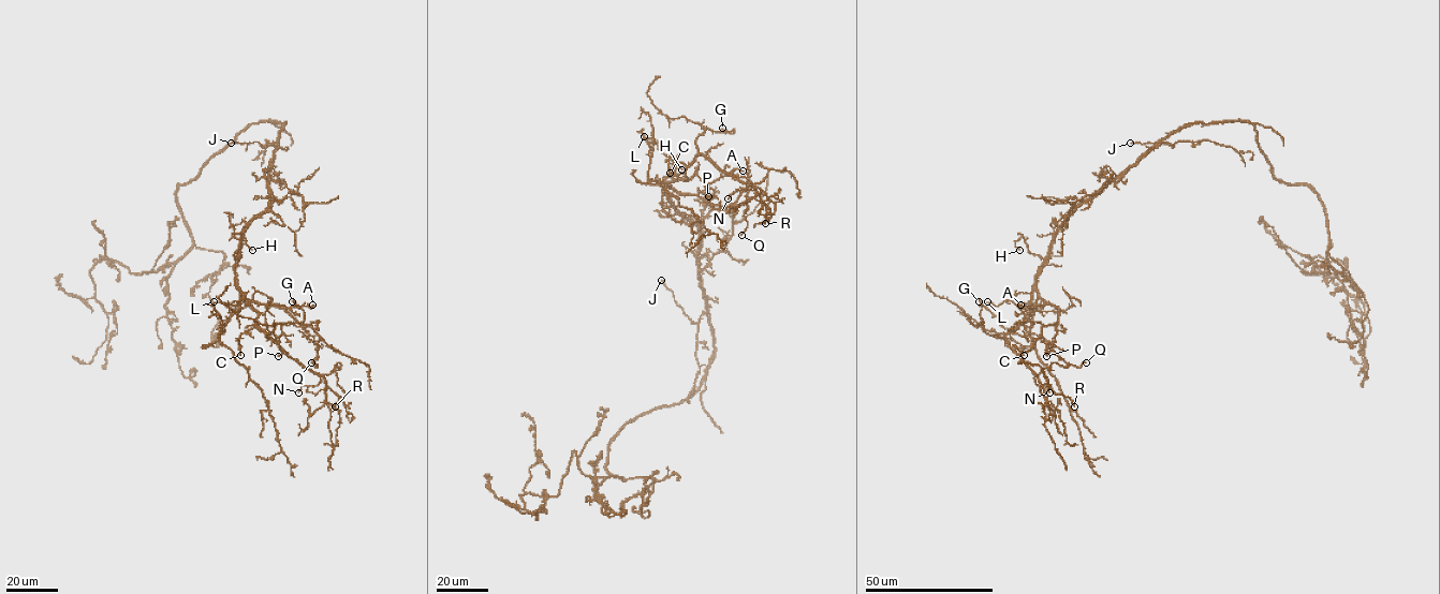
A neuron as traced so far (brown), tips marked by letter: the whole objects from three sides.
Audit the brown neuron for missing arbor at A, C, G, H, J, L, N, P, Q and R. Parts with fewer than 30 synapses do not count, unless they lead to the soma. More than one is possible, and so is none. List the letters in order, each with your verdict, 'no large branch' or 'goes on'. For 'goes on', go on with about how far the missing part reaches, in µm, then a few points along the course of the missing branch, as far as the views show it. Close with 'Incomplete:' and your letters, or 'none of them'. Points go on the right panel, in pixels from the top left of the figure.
A: no large branch
C: no large branch
G: no large branch
H: no large branch
J: no large branch
L: no large branch
N: no large branch
P: no large branch
Q: no large branch
R: no large branch
Incomplete: none of them

